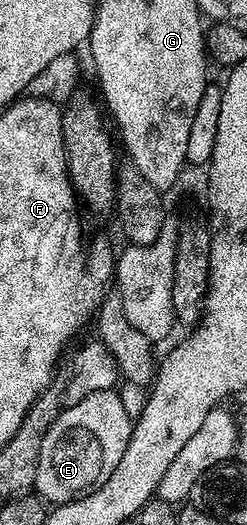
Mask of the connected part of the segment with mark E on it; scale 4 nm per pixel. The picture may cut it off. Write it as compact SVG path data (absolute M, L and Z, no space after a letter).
M115 388L94 391L80 403L61 408L58 419L54 419L54 423L48 428L42 439L35 492L53 506L65 505L92 493L99 485L106 483L106 479L110 479L110 475L114 475L114 467L118 467L118 459L122 459L122 451L126 451L128 446L133 424L134 419L129 416L120 394Z

